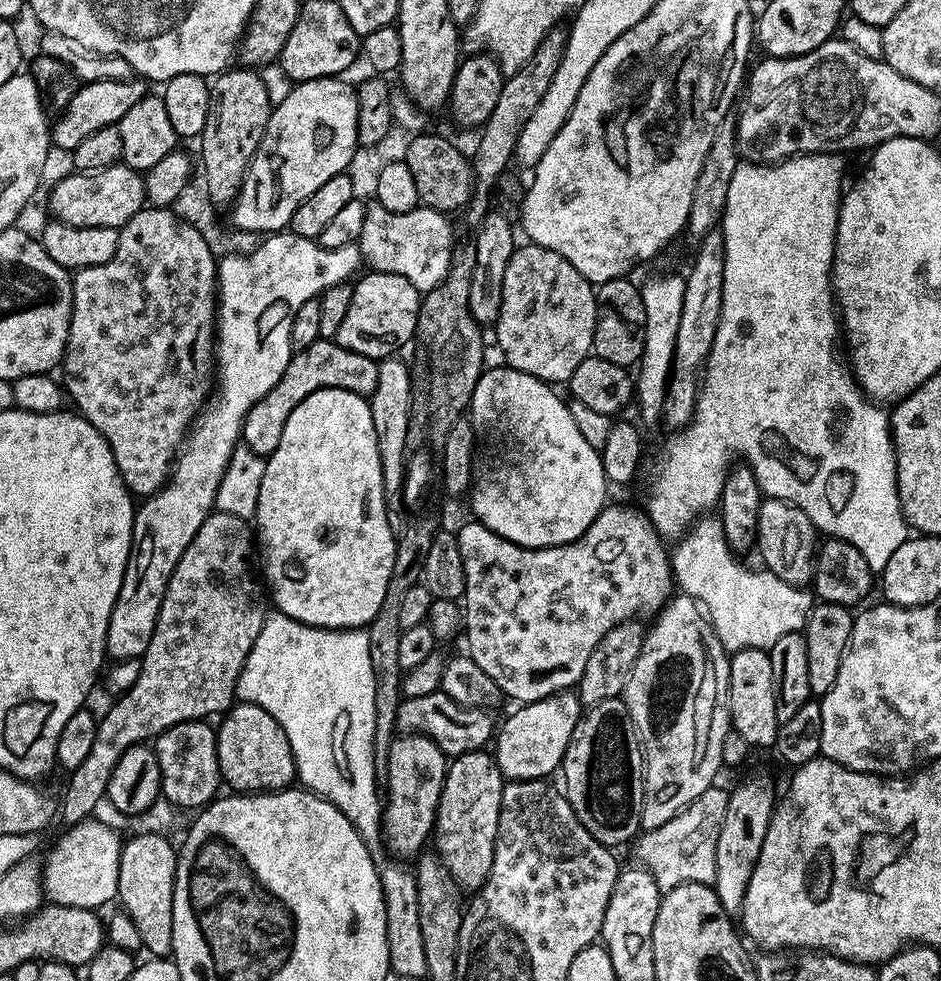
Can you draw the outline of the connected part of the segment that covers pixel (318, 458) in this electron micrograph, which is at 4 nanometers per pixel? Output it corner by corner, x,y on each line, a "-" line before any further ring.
323,388
310,394
310,398
298,402
298,406
294,406
294,414
290,414
290,418
286,418
286,426
282,426
282,438
278,438
278,446
274,454
270,454
264,461
262,490
258,490
258,510
254,517
254,532
258,537
259,555
260,552
264,555
262,576
270,589
271,603
273,600
276,603
275,607
282,614
315,628
367,629
382,607
382,598
386,598
386,586
390,586
390,574
394,570
398,536
390,530
390,522
386,518
382,462
378,454
378,434
374,434
372,405
365,397
354,394
350,390

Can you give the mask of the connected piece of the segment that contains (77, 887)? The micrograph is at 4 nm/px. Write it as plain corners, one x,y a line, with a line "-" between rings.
93,818
84,819
80,824
73,824
67,829
68,833
48,852
48,857
42,860
43,895
51,903
70,906
71,908
90,908
100,910
103,904
117,899
118,862
122,847
122,836
119,831
103,825

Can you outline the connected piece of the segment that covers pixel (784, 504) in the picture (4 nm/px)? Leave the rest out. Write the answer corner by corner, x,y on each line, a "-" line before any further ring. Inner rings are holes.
771,498
765,499
761,503
758,514
758,530
756,531
756,548
758,553
760,552
761,558
764,559
763,567
778,578
782,578
782,582
804,586
811,581
812,569
818,551
816,536
818,537
818,529
810,522
808,515
796,504
792,504
788,500
773,500

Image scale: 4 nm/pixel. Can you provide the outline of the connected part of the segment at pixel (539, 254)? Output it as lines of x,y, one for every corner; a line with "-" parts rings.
524,242
512,253
502,278
502,310
494,331
496,344
504,355
503,363
514,370
522,370
553,386
563,385
578,370
578,366
592,352
596,325
596,288
562,254
546,250
531,242

